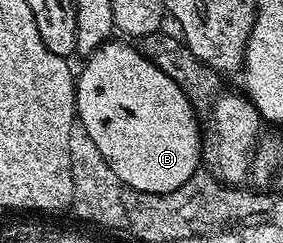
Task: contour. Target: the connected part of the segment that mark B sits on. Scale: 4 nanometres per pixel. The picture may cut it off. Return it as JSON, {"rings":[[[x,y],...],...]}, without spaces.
{"rings":[[[128,40],[116,41],[103,42],[93,54],[83,59],[84,67],[75,75],[76,117],[127,189],[158,194],[170,192],[186,184],[201,165],[202,130],[196,127],[198,115],[184,89],[161,68],[155,67],[140,48]]]}

